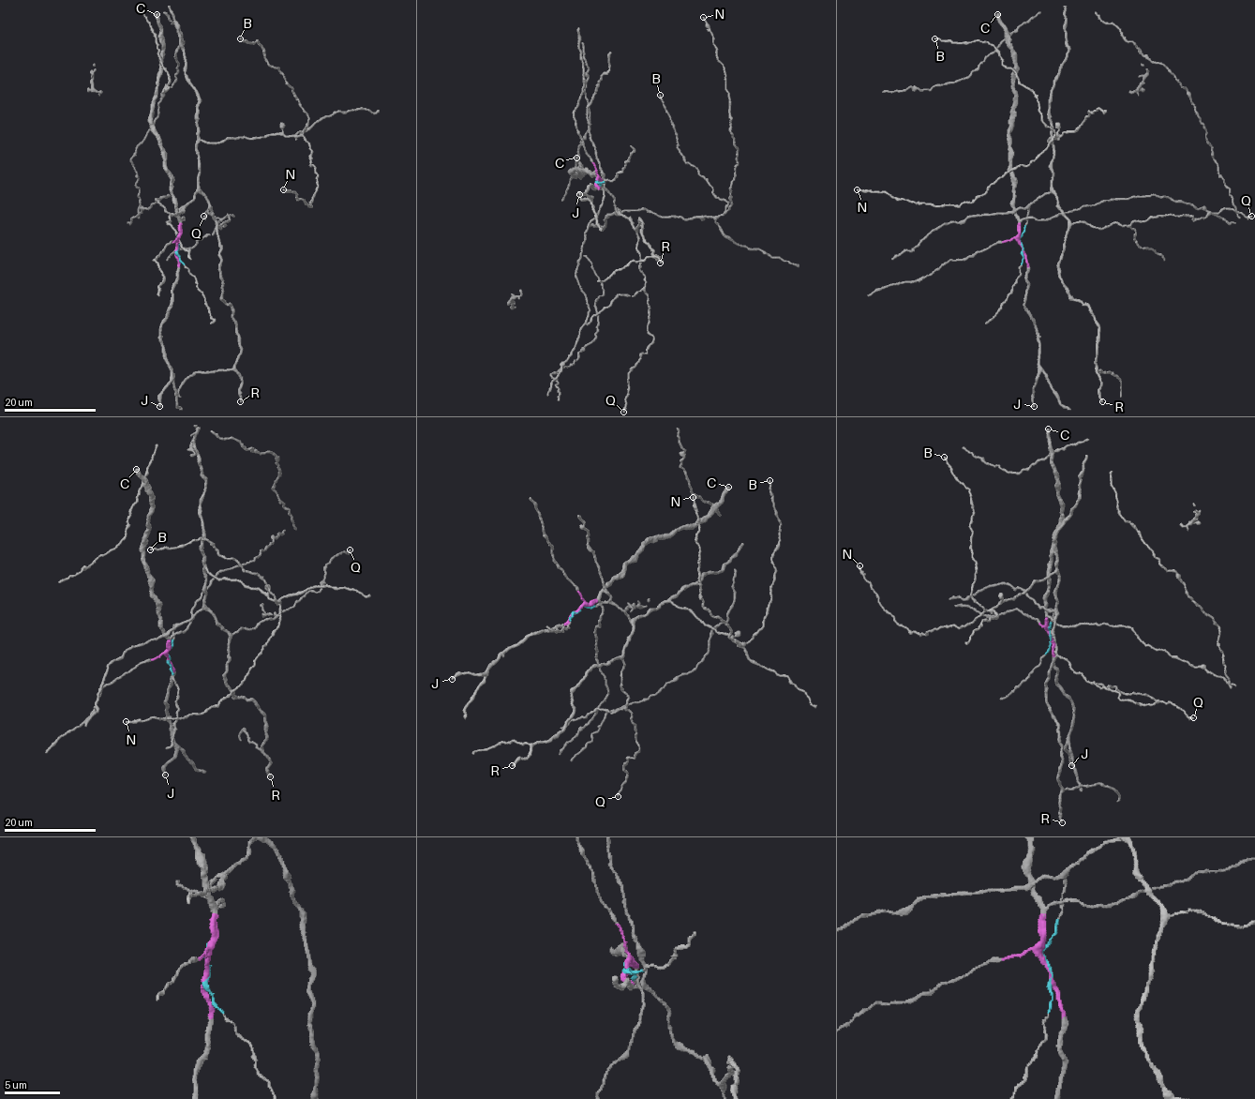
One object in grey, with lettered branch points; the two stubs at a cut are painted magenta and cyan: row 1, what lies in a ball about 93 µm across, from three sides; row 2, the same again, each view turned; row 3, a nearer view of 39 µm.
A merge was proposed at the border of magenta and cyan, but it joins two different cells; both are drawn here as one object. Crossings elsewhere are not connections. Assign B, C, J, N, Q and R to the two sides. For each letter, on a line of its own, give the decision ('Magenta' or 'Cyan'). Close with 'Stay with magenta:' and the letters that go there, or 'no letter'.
B: Cyan
C: Magenta
J: Magenta
N: Cyan
Q: Cyan
R: Cyan
Stay with magenta: C, J

